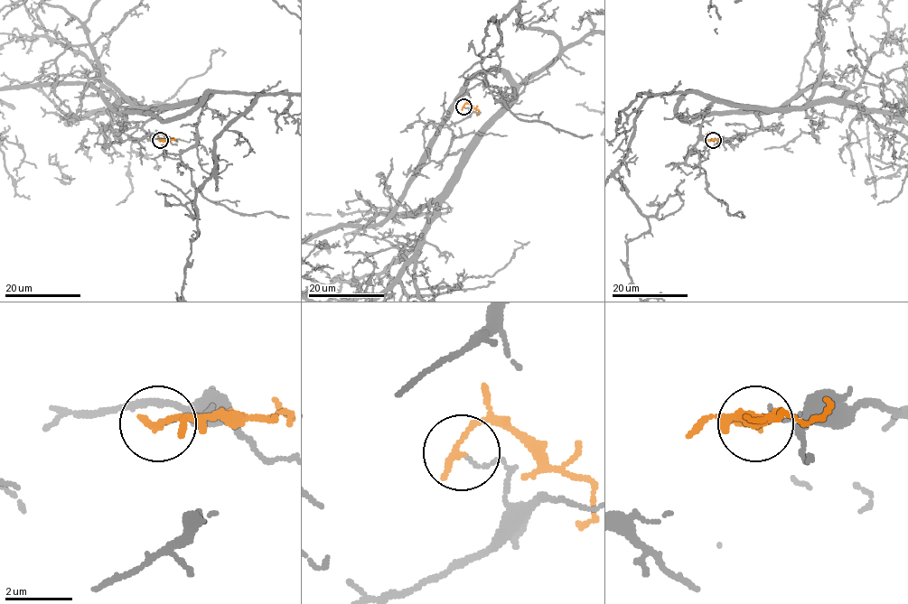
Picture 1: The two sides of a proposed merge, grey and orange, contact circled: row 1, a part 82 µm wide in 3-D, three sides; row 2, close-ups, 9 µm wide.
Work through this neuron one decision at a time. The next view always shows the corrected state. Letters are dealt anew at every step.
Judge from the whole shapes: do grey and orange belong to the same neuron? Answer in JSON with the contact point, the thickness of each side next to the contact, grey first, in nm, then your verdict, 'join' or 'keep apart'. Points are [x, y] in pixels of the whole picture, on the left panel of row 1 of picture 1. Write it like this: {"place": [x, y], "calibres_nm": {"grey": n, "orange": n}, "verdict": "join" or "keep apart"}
{"place": [160, 140], "calibres_nm": {"grey": 100, "orange": 220}, "verdict": "keep apart"}

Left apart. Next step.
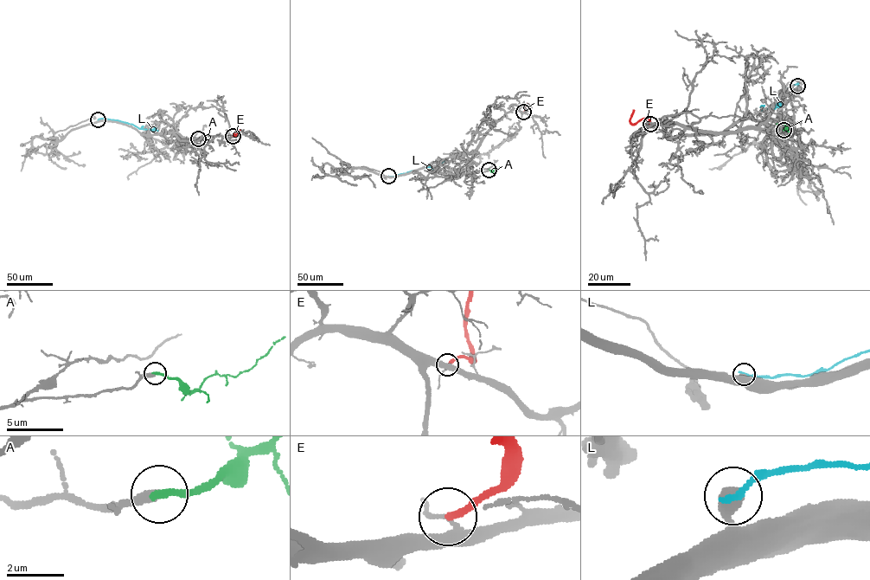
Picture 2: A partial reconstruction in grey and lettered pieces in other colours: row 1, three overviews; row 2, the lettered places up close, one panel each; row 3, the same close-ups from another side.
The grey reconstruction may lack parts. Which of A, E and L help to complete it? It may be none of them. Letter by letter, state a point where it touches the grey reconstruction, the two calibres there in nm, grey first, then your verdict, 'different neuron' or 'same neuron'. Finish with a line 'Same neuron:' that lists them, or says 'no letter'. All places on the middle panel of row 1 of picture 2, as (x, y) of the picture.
A: (489, 170) | 340/260 nm | same neuron
E: (523, 112) | 200/260 nm | different neuron
L: (388, 176) | 600/220 nm | different neuron
Same neuron: A

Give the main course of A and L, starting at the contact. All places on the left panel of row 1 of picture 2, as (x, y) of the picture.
A: (198, 138), (209, 136)
L: (98, 119), (118, 120), (143, 129), (157, 131)

